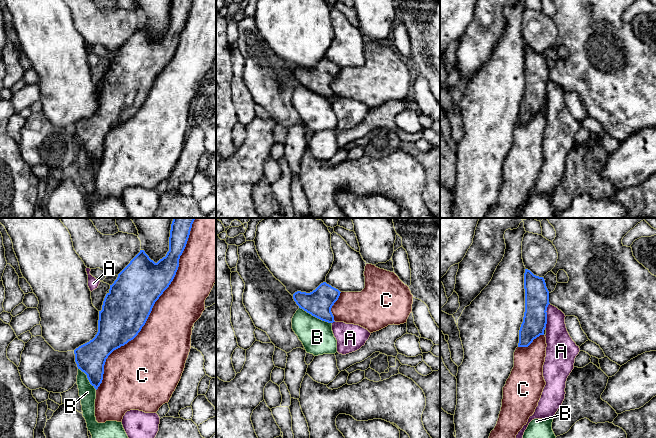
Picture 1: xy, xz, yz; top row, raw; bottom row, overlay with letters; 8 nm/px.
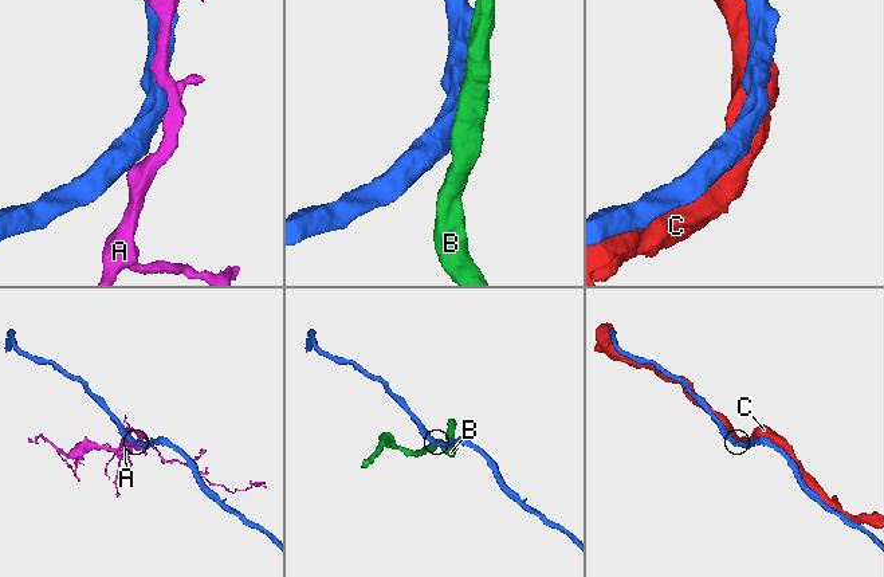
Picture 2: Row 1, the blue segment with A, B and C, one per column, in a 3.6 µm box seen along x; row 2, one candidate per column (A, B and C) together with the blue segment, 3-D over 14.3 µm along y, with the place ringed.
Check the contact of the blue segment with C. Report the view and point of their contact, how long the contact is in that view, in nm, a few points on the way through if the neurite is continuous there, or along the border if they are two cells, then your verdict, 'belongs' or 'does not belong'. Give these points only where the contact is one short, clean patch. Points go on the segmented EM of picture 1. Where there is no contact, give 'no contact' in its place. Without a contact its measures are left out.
meets blue in xy at (152, 307); contact 1600 nm long; belongs

